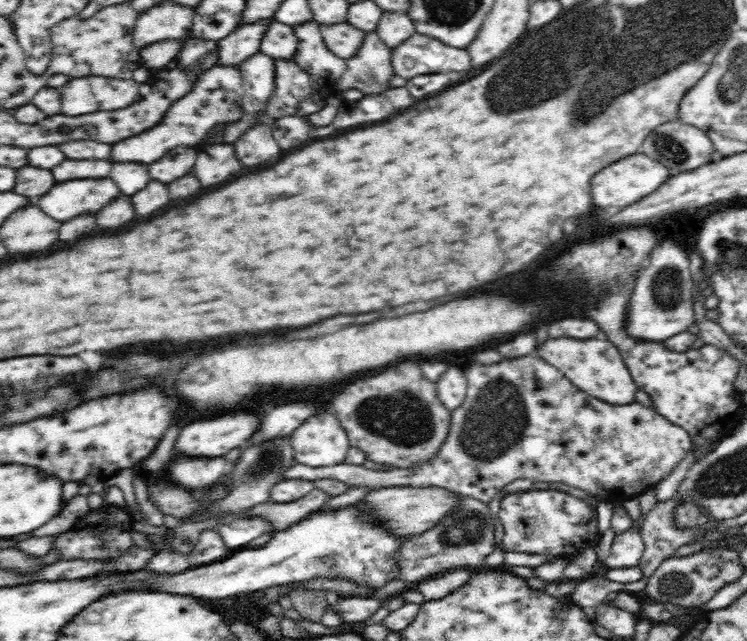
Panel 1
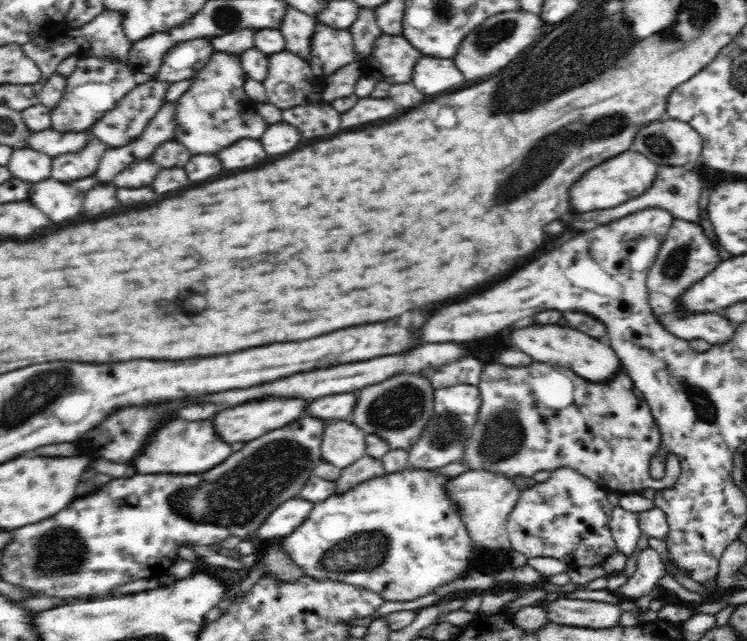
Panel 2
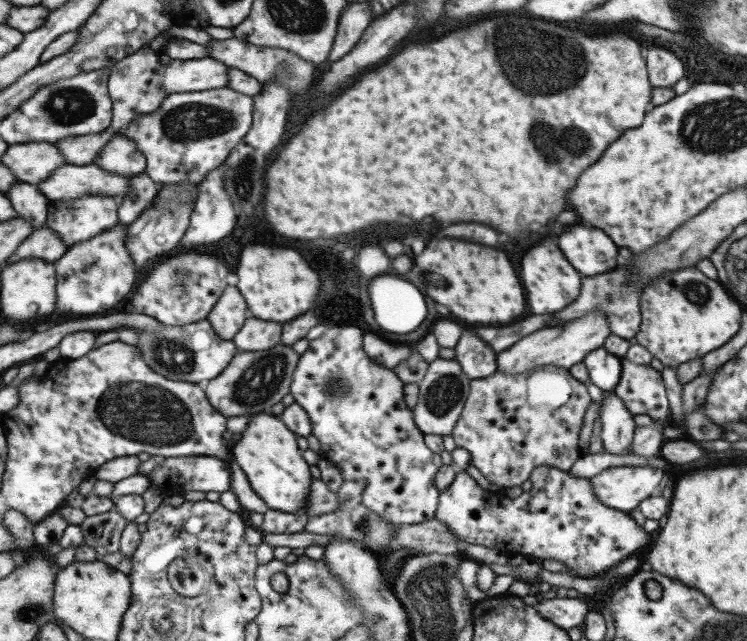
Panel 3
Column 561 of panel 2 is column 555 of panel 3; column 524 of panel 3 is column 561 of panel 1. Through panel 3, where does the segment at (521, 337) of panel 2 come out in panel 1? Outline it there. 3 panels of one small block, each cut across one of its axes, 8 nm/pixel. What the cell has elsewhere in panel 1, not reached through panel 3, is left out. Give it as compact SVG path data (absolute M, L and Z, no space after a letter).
M548 338L544 344L536 348L536 354L544 358L548 364L556 366L569 381L583 390L586 394L599 398L610 404L628 404L636 402L634 394L638 386L634 382L620 351L610 341L590 338L590 340L576 340L576 338Z

